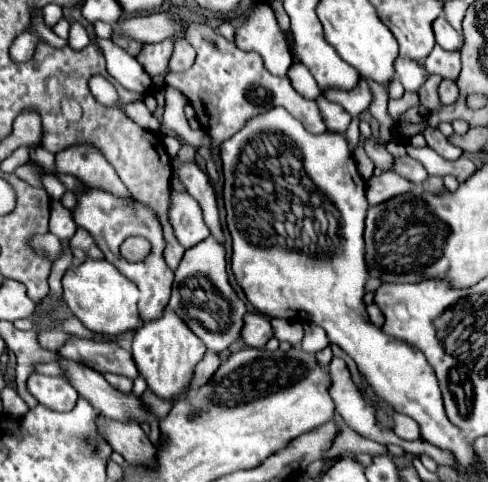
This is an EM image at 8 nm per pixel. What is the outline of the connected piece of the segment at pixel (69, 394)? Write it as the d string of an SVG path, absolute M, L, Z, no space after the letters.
M32 373L28 377L28 391L38 399L40 405L46 405L56 411L68 411L76 405L78 393L64 377L50 377Z

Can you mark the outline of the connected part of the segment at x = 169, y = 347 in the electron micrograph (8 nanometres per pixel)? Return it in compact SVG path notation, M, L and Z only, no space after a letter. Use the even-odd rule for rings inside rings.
M166 307L158 319L144 321L144 325L136 329L132 341L132 357L140 375L146 379L148 389L152 389L162 399L170 399L188 387L192 371L204 353L204 343L170 307Z

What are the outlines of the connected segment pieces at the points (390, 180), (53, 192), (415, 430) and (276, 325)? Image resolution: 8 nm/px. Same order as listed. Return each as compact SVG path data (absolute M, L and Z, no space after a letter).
M386 171L382 175L374 175L368 179L366 197L372 205L376 205L380 201L386 201L388 197L396 197L406 191L410 191L410 183L404 177L392 173L392 171Z
M44 173L42 177L40 177L40 181L42 181L42 187L46 189L46 193L52 197L52 199L60 199L62 195L64 195L64 187L62 187L62 183L54 177L54 175L48 175L48 173Z
M394 413L394 433L402 439L408 439L408 441L414 441L414 439L420 439L420 425L408 417L408 415L402 415L402 413Z
M272 318L270 323L272 323L272 329L274 329L274 337L278 341L288 341L294 347L300 345L300 341L304 337L304 327L300 321Z

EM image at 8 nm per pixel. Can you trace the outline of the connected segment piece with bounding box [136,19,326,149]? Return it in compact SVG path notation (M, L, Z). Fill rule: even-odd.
M206 19L184 21L180 27L180 37L186 39L196 49L194 65L184 73L168 73L168 61L172 57L172 47L178 37L168 37L154 45L144 45L138 53L138 63L146 69L150 77L164 77L164 85L178 89L194 107L196 119L202 131L210 137L212 149L216 149L222 141L232 137L250 117L266 113L272 107L288 109L310 133L324 133L326 125L320 117L316 101L304 99L294 91L288 77L276 77L266 67L258 53L240 51L232 41L224 39Z

